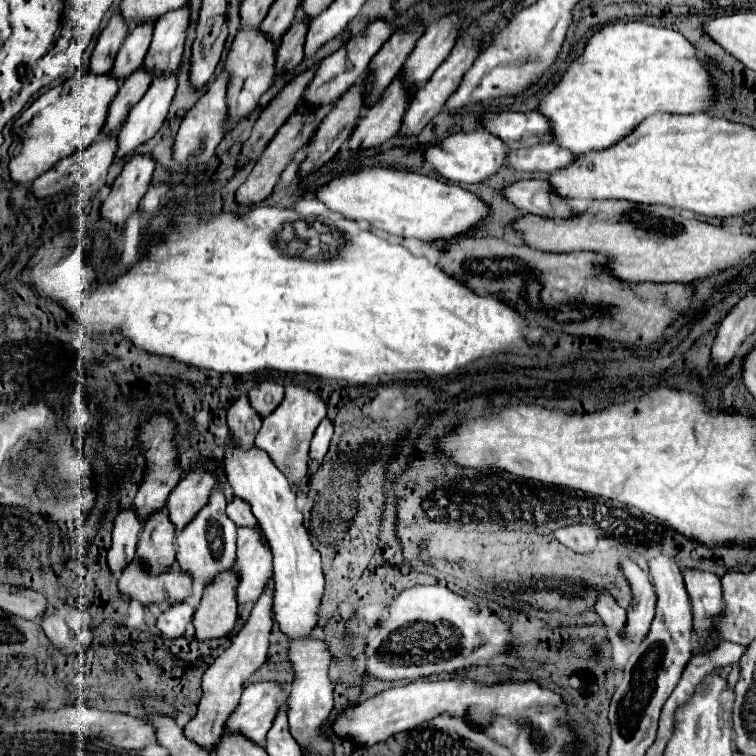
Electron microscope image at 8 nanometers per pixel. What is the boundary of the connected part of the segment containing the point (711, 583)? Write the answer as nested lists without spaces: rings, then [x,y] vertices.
[[[683,568],[683,578],[691,598],[693,628],[697,632],[697,640],[703,640],[707,630],[713,628],[715,616],[723,610],[721,584],[715,574],[693,568]]]

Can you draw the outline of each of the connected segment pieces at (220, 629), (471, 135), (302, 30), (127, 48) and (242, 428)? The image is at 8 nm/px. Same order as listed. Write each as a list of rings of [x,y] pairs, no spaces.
[[[225,572],[225,574],[219,574],[219,578],[215,578],[215,582],[205,588],[201,604],[193,616],[195,638],[199,642],[223,638],[235,628],[237,580],[239,578],[233,572]]]
[[[473,130],[473,132],[455,132],[443,138],[439,144],[425,146],[423,156],[443,178],[461,184],[475,184],[483,182],[485,178],[495,174],[501,166],[505,166],[507,148],[497,136],[491,136],[485,130]]]
[[[297,16],[289,26],[287,34],[281,38],[277,52],[277,72],[293,70],[303,60],[303,44],[309,30],[309,18]]]
[[[141,22],[129,32],[127,40],[123,42],[123,48],[117,54],[113,72],[119,72],[119,76],[127,78],[131,72],[135,72],[135,68],[139,68],[139,64],[143,64],[143,58],[153,38],[153,28],[155,22]]]
[[[247,394],[239,396],[227,412],[227,426],[233,432],[233,442],[251,448],[255,434],[261,428],[261,416],[251,408]]]

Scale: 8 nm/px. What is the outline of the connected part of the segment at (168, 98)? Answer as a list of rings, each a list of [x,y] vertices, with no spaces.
[[[179,70],[155,78],[145,96],[131,108],[125,124],[119,130],[119,156],[129,156],[139,144],[149,140],[165,122],[169,106],[177,90]]]

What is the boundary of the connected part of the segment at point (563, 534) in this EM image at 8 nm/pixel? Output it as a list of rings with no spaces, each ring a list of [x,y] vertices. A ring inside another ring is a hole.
[[[565,526],[553,532],[553,536],[575,552],[593,552],[597,548],[597,534],[591,526]]]

